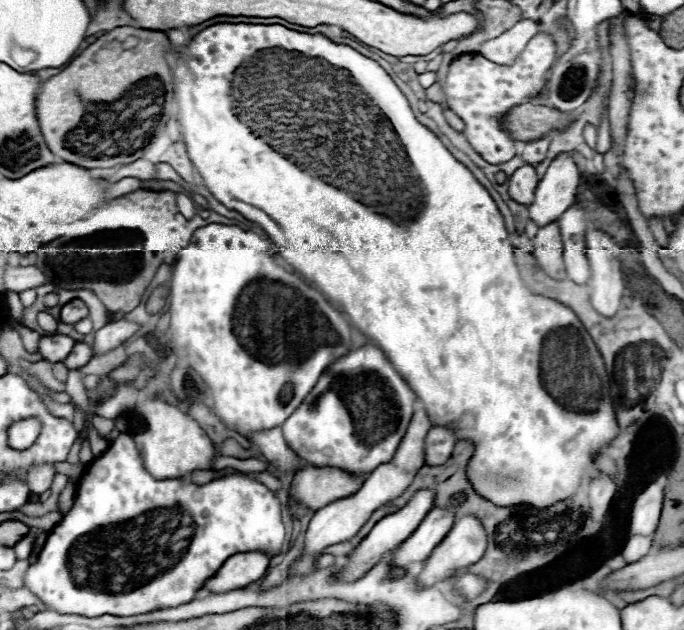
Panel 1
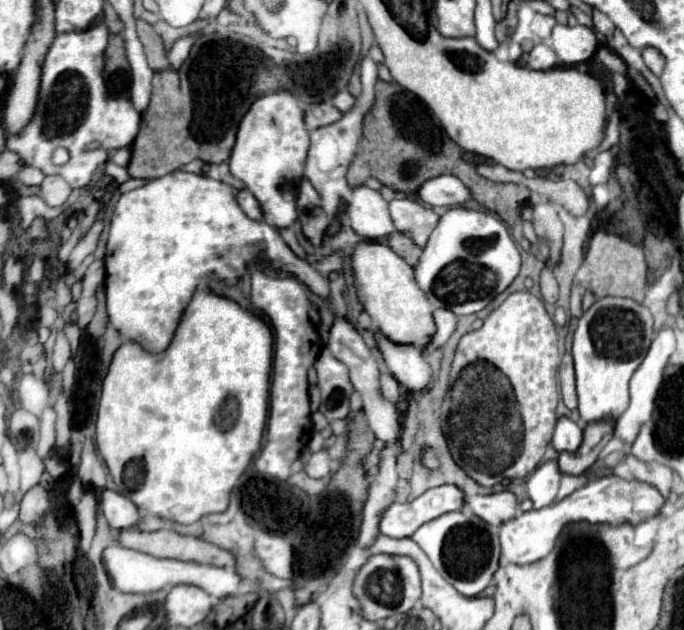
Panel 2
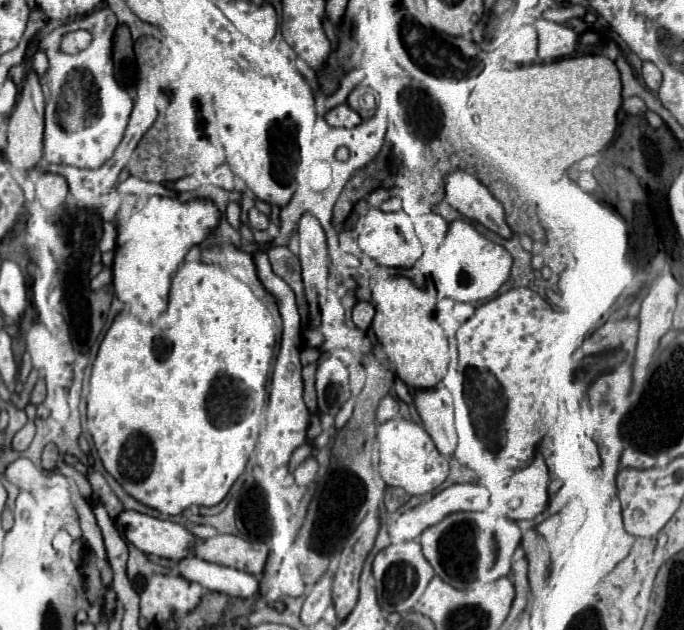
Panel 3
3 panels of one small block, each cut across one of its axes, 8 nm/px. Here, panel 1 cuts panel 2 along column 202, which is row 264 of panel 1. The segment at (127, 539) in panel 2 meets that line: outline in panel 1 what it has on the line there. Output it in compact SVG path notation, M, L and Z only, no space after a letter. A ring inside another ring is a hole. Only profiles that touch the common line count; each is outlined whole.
M550 222L542 226L532 240L532 254L536 256L538 264L546 270L546 274L554 280L564 280L564 260L562 260L562 240L560 240L560 228L556 222Z

